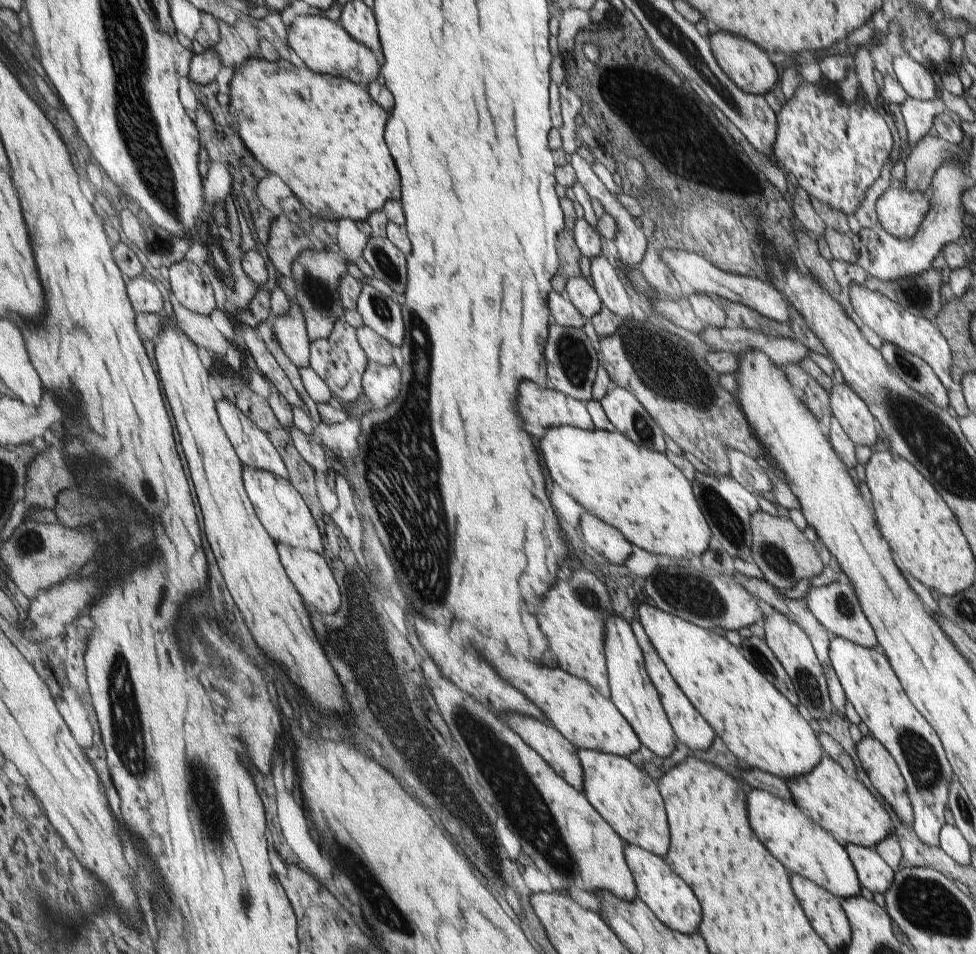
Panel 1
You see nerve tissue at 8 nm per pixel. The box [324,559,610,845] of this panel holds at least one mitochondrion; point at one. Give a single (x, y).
(373, 692)

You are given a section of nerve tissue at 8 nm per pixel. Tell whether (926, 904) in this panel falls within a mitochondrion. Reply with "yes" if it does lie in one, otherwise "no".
yes

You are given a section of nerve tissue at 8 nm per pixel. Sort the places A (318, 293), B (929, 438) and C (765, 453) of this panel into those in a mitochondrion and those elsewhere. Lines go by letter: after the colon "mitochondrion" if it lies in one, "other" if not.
A: mitochondrion
B: mitochondrion
C: other

